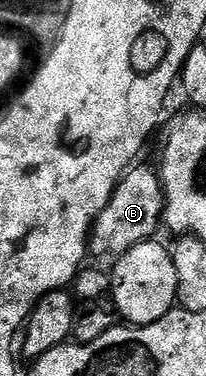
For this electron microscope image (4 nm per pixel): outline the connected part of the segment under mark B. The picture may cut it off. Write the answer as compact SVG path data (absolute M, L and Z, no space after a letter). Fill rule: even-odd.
M130 167L122 176L114 190L113 196L107 202L93 222L91 244L94 249L101 252L114 252L114 257L121 257L127 250L131 250L136 244L144 244L152 241L153 236L163 224L165 215L165 191L161 185L160 175L149 168Z

